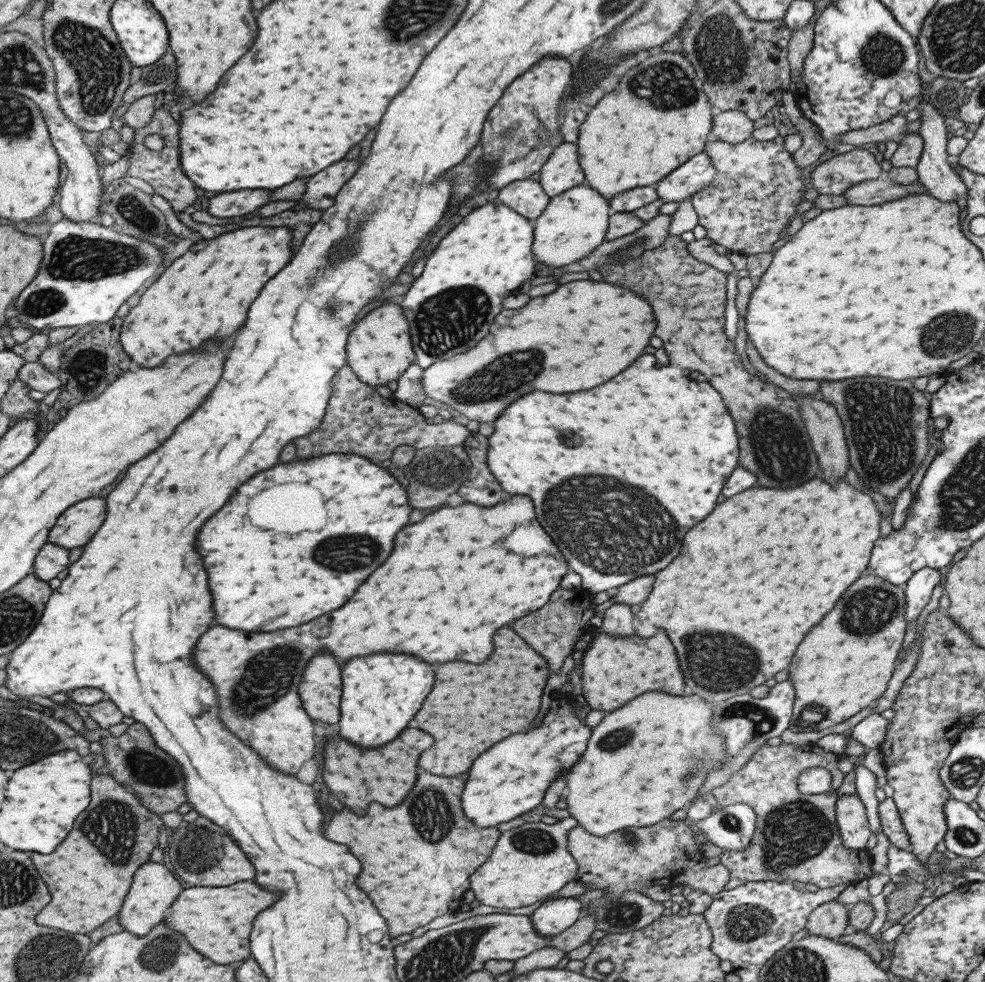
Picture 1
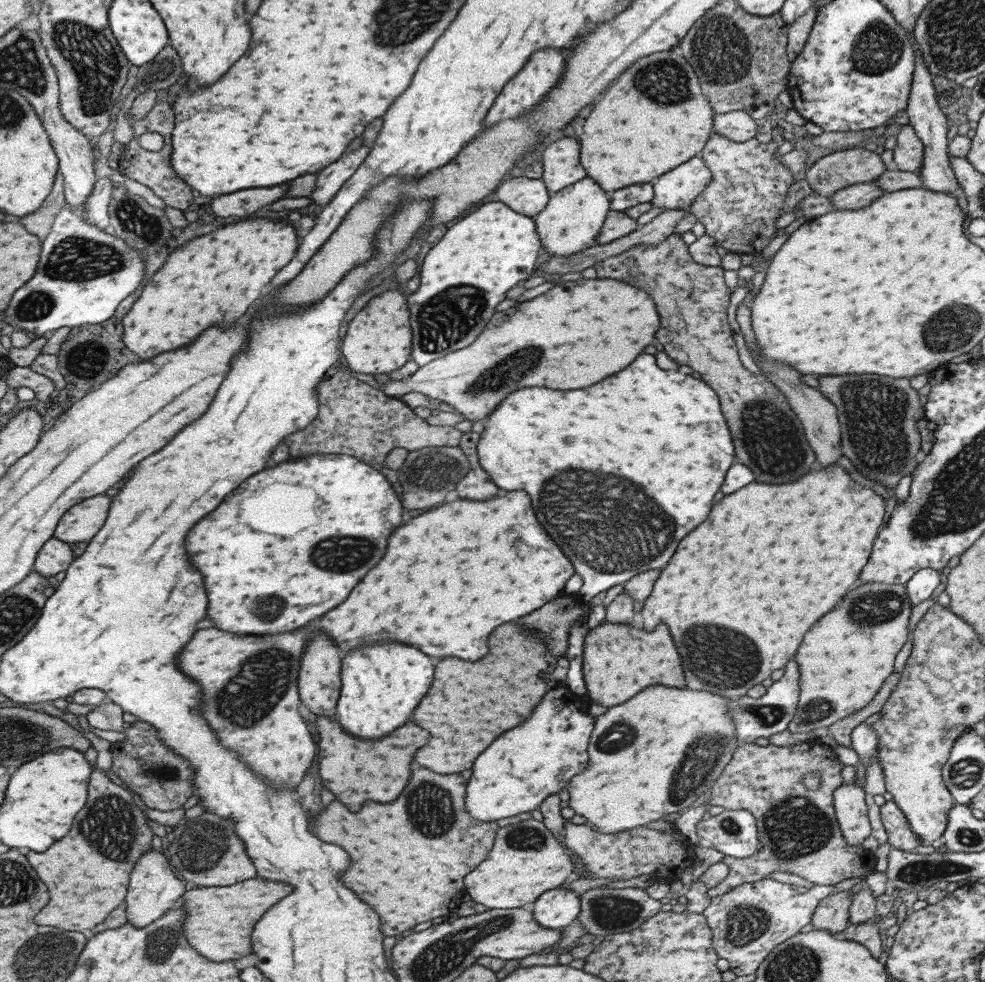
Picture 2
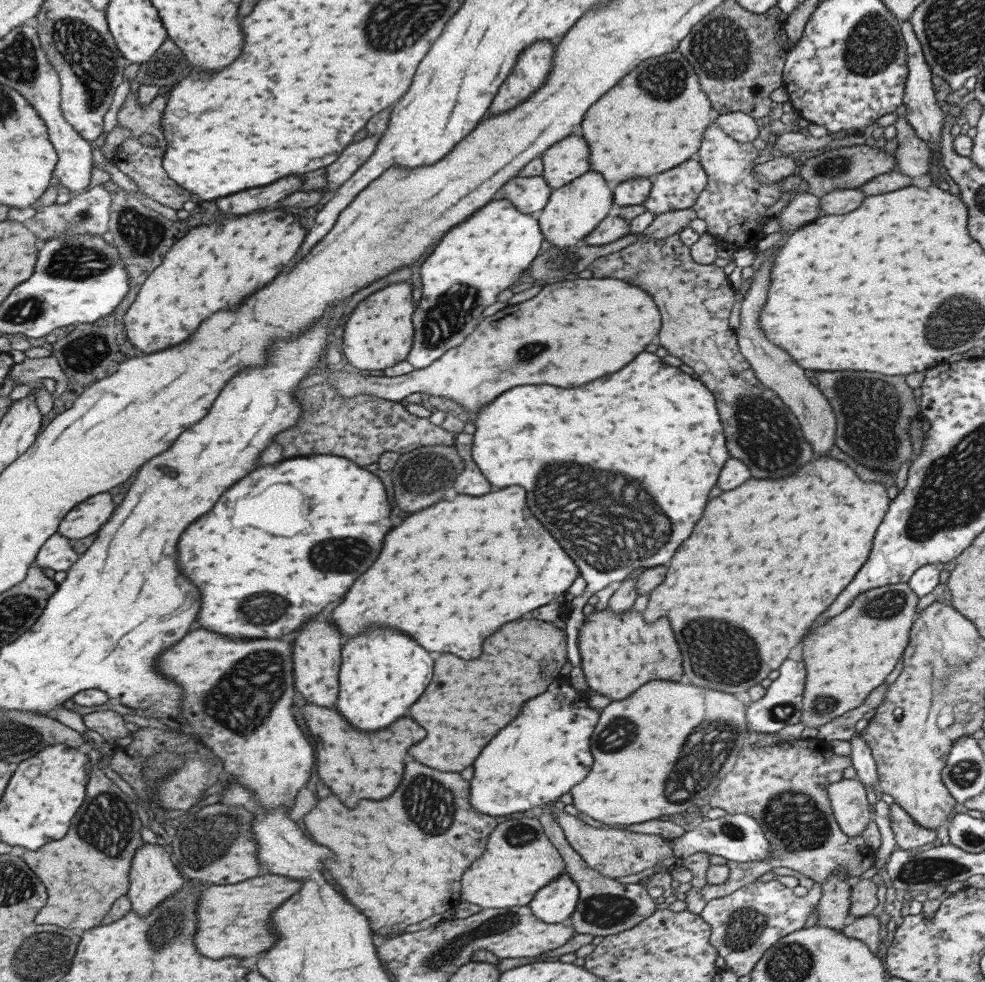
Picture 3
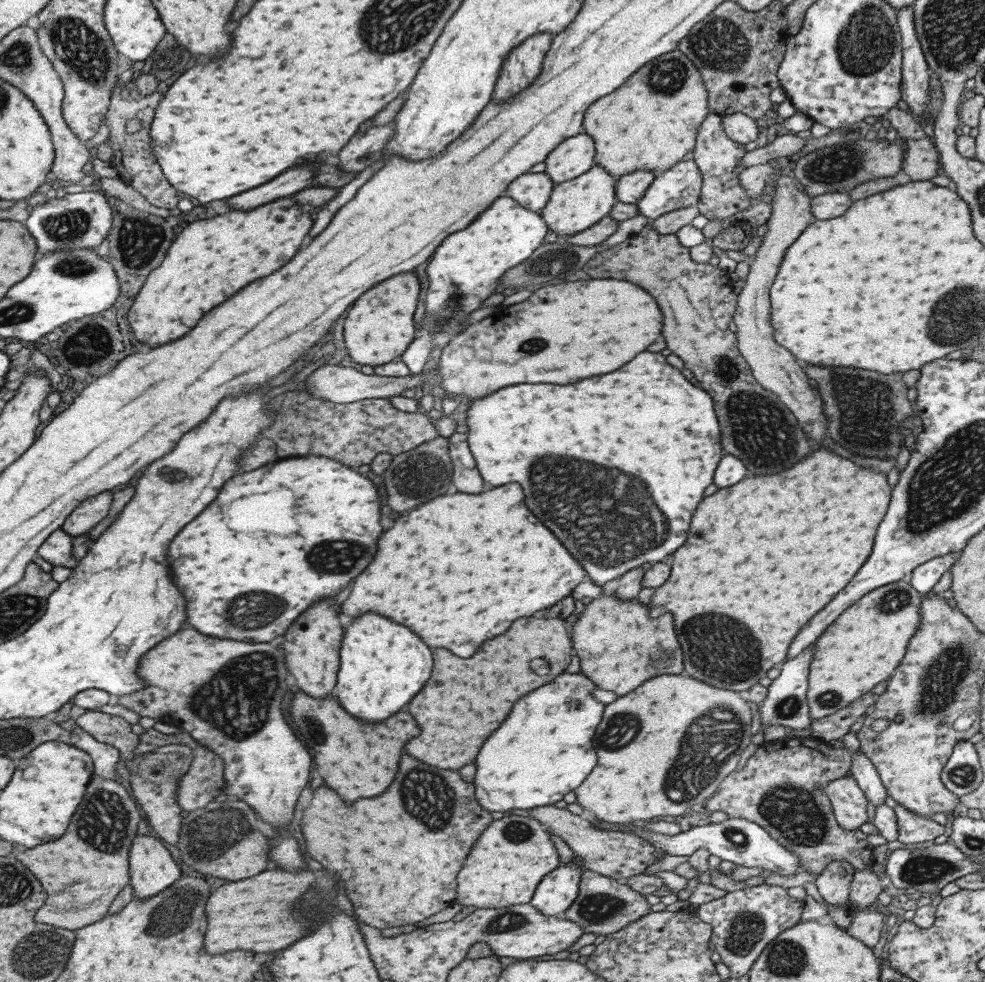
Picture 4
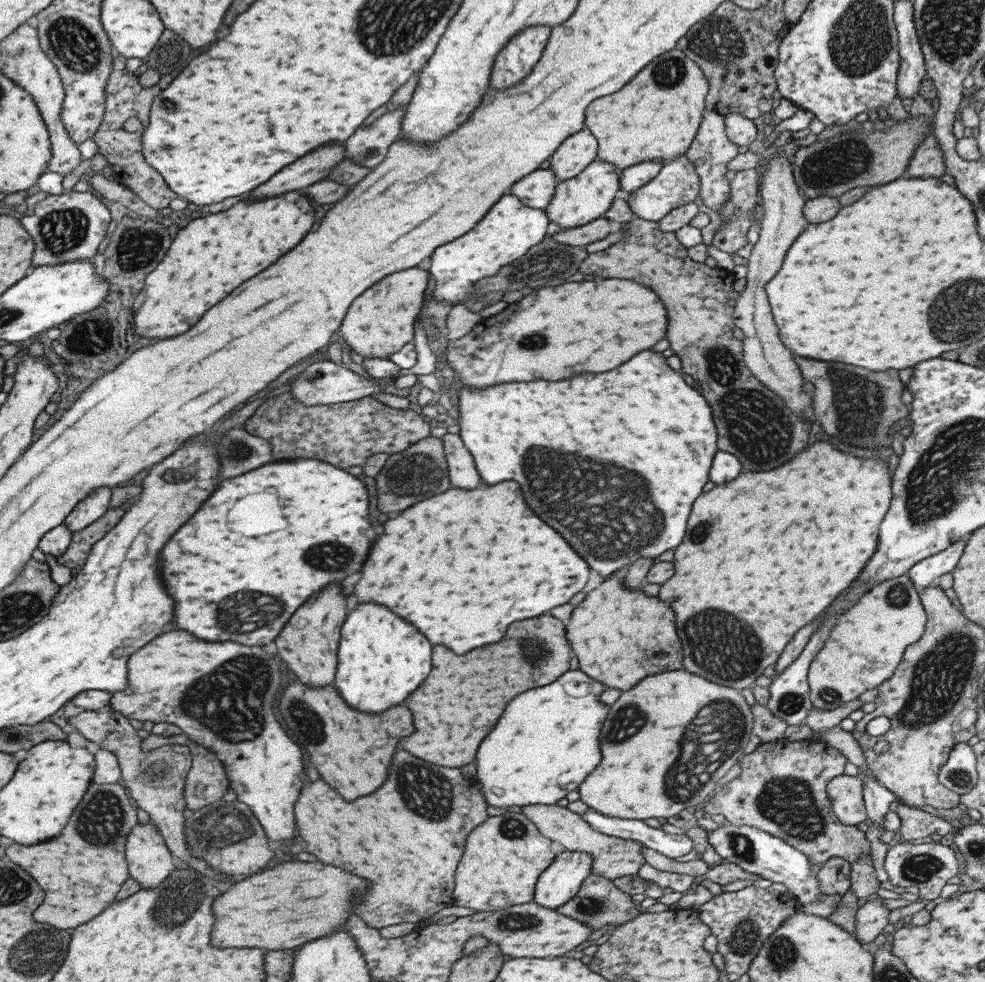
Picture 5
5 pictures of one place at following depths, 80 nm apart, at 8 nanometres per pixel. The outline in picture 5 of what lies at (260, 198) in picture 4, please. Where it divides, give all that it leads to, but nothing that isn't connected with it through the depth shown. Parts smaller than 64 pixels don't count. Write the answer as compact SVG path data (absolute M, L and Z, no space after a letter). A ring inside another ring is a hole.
M325 144L297 162L291 162L287 168L281 168L269 182L257 186L249 196L265 198L265 196L277 196L295 188L305 188L329 174L329 170L343 160L343 146L339 144Z

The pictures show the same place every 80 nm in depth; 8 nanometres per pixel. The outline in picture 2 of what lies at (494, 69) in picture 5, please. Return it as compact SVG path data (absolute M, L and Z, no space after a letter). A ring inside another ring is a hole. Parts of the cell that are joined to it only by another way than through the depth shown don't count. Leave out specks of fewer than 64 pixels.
M543 48L543 50L535 50L533 56L529 56L529 64L525 64L525 68L521 68L521 72L517 72L517 76L513 76L513 80L509 80L505 84L505 88L497 94L495 102L491 104L491 108L487 110L487 116L485 116L485 126L491 126L499 120L505 120L505 118L515 118L515 116L521 116L525 112L529 112L533 106L536 107L537 103L540 103L541 99L544 99L545 95L556 87L557 80L563 72L564 62L563 56L553 50L553 48Z

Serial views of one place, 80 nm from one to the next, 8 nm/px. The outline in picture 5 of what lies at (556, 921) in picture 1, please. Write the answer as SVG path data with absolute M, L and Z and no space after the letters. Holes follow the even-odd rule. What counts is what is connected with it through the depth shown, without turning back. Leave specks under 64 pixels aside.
M586 852L558 853L537 877L531 902L546 909L564 905L590 875L591 863L591 855Z

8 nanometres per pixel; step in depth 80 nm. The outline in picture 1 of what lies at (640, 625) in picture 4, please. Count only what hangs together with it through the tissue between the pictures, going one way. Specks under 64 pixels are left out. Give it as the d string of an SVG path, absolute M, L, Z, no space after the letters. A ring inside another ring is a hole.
M601 630L596 632L597 636L590 639L588 647L583 651L579 668L581 696L591 710L603 710L606 714L613 712L643 692L659 690L675 696L685 694L675 650L665 632L659 630L653 634L653 638L639 638L637 634L614 637Z

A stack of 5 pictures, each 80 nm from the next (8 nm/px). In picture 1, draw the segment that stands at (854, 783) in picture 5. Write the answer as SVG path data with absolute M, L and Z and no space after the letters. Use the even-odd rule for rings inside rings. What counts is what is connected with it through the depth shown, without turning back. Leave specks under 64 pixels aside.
M856 791L836 797L834 817L842 843L850 849L864 850L870 832L864 804Z

